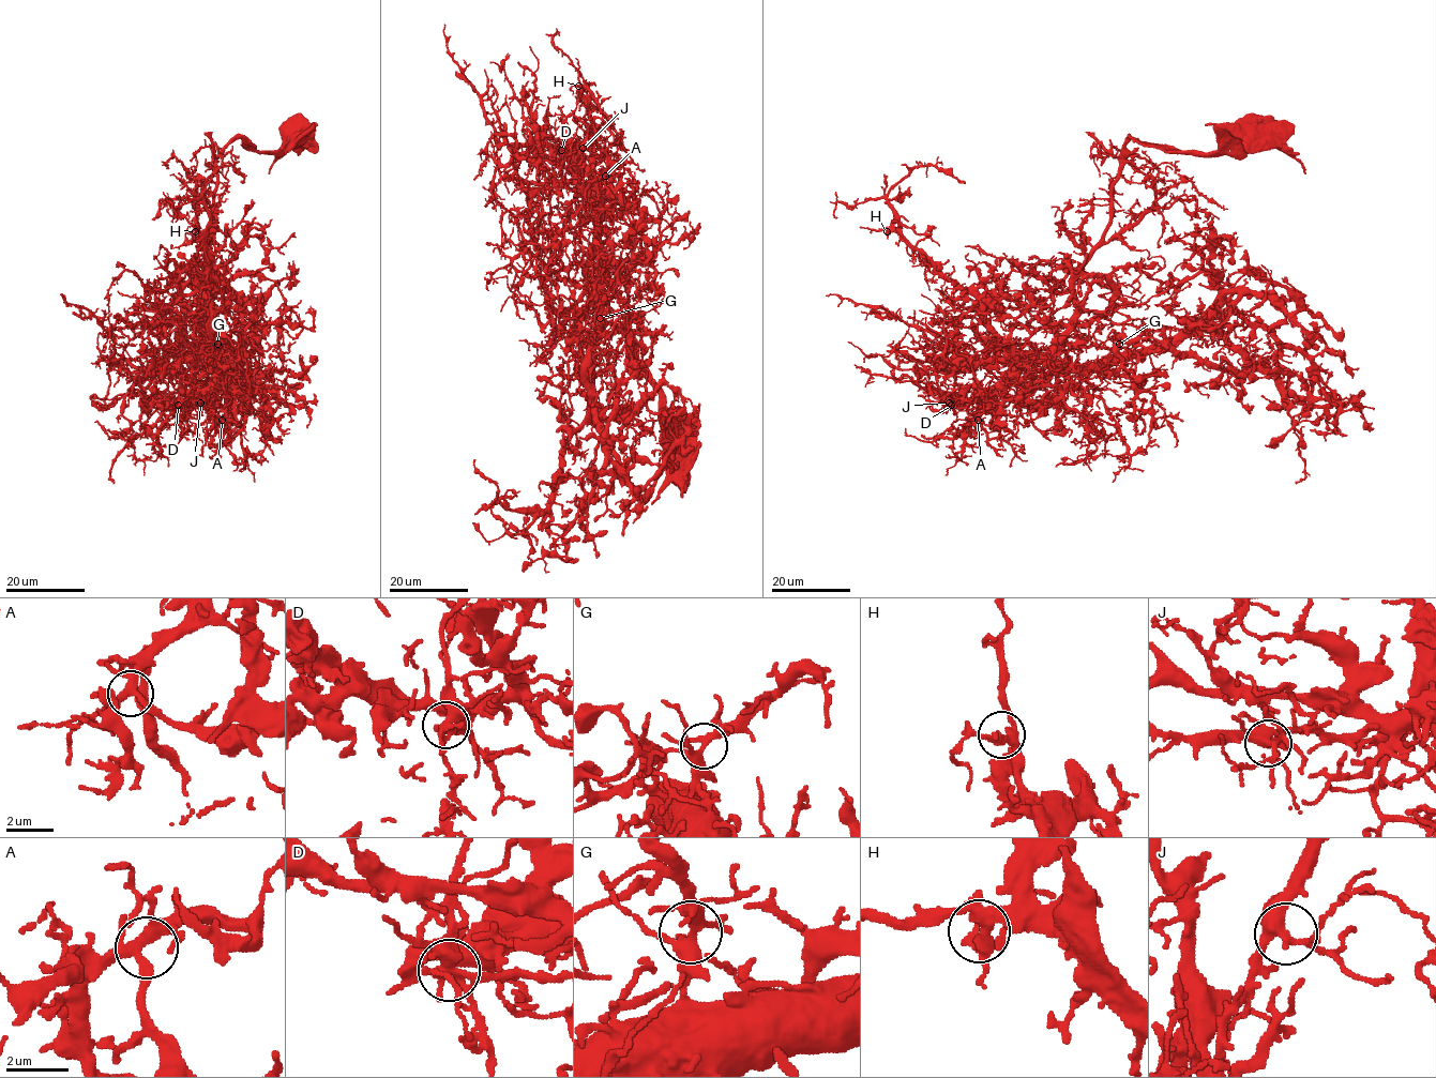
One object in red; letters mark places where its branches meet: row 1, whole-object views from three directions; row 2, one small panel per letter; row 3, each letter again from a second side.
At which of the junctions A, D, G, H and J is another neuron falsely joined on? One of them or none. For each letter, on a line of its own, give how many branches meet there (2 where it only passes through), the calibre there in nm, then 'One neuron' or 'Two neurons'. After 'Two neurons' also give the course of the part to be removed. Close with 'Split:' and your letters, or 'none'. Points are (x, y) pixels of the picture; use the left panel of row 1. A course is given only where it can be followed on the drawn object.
A: Branches: 5. Thickness 300 nm. One neuron
D: Branches: 5. Thickness 360 nm. Two neurons. Course of the part to remove: (179, 405), (178, 386), (181, 382), (176, 352), (184, 320), (170, 307), (151, 312), (144, 305)
G: Branches: 5. Thickness 360 nm. One neuron
H: Branches: 5. Thickness 320 nm. One neuron
J: Branches: 5. Thickness 360 nm. One neuron
Split: D

